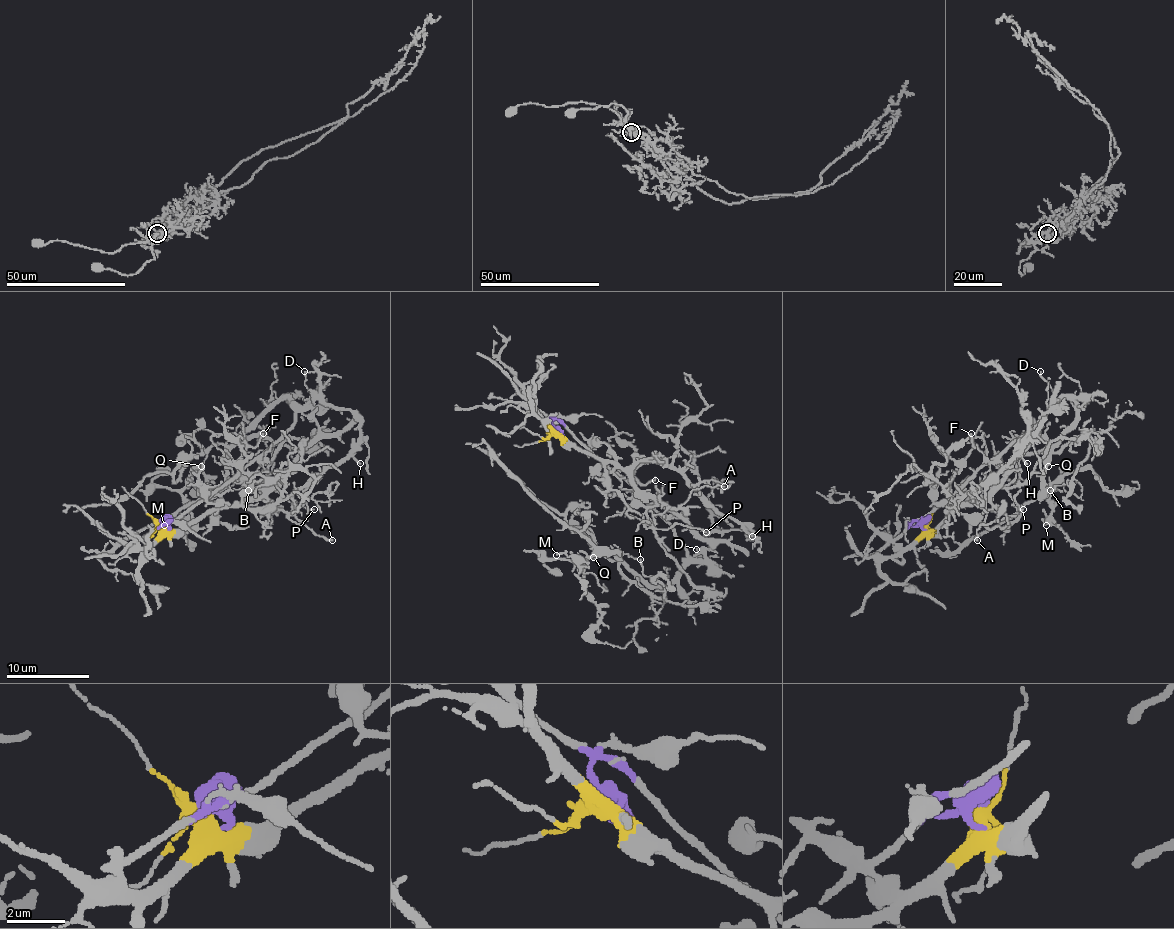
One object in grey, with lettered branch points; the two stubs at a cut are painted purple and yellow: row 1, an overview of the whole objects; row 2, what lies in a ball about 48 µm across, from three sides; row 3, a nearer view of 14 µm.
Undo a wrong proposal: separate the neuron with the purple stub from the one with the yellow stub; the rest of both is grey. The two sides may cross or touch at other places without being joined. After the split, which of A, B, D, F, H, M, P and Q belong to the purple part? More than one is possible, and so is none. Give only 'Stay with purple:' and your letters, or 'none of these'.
Stay with purple: B, D, M, Q

